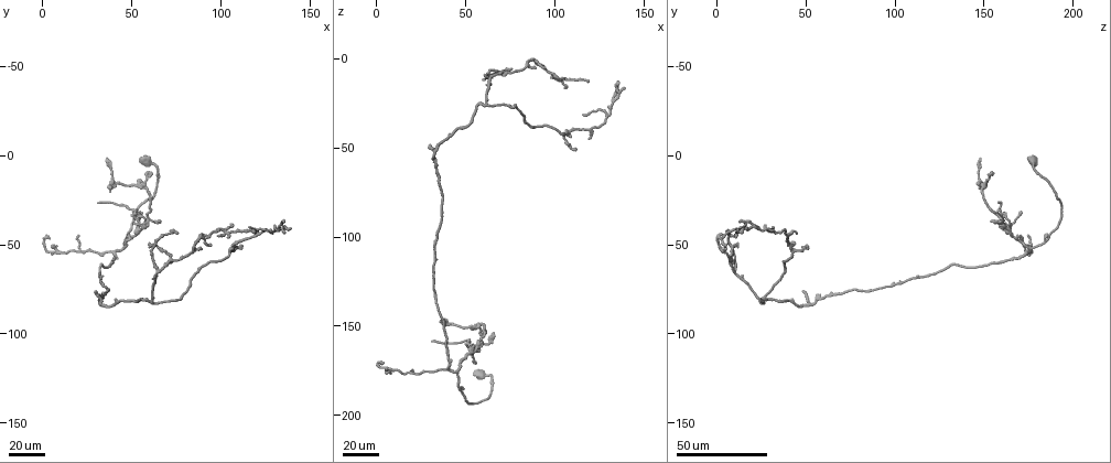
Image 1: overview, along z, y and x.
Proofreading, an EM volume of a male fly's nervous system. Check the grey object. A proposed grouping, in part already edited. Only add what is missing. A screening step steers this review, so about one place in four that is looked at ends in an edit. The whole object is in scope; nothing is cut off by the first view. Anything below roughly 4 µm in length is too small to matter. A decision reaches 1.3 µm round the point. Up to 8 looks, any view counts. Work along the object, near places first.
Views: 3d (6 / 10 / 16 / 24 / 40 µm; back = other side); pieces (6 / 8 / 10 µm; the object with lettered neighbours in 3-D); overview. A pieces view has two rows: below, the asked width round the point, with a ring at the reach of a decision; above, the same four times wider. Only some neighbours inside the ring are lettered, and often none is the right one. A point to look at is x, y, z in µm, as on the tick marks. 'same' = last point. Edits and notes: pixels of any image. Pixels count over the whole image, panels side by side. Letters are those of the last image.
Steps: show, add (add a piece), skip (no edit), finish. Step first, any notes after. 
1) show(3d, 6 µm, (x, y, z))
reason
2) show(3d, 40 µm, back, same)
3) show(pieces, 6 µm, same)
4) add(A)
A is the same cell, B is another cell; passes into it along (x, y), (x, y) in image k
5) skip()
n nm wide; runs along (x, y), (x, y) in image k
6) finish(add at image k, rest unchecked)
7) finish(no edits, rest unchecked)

show(3d, 24 µm, (54, 31, 171))
free end

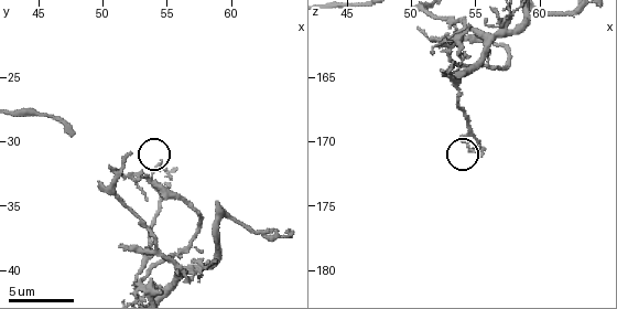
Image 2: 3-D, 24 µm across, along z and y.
show(pieces, 6 µm, (54.6, 31.4, 170.6))
see the neighbours

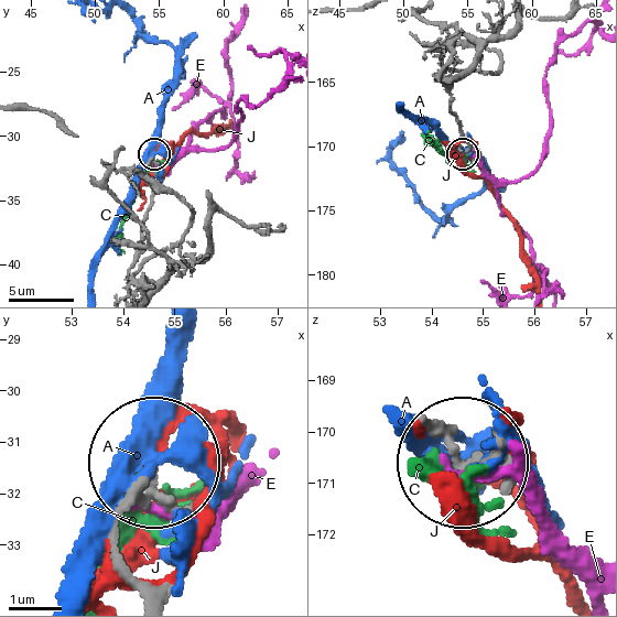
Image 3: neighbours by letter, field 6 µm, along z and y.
skip()
110 nm wide; A, C, E and J are other cells; none of them fits

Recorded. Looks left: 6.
show(3d, 24 µm, (32, 28, 159))
end of a long branch

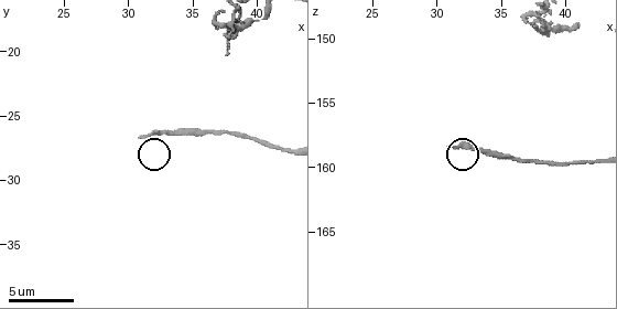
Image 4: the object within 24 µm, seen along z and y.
show(pieces, 8 µm, (31.0, 26.6, 158.4))

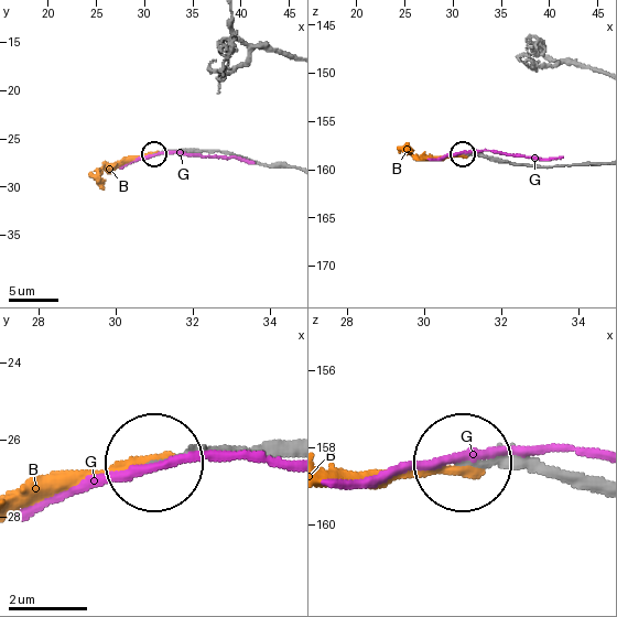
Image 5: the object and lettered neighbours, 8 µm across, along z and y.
skip()
B and G are other cells; runs along (597, 164), (531, 166), (463, 154) in image 5; none of them fits

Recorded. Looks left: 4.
show(3d, 40 µm, (119, 43, 44))
tapers out

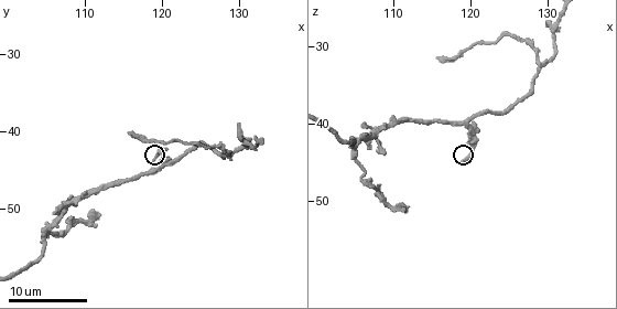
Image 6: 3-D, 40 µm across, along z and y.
show(pieces, 8 µm, (119.5, 43.5, 45.0))

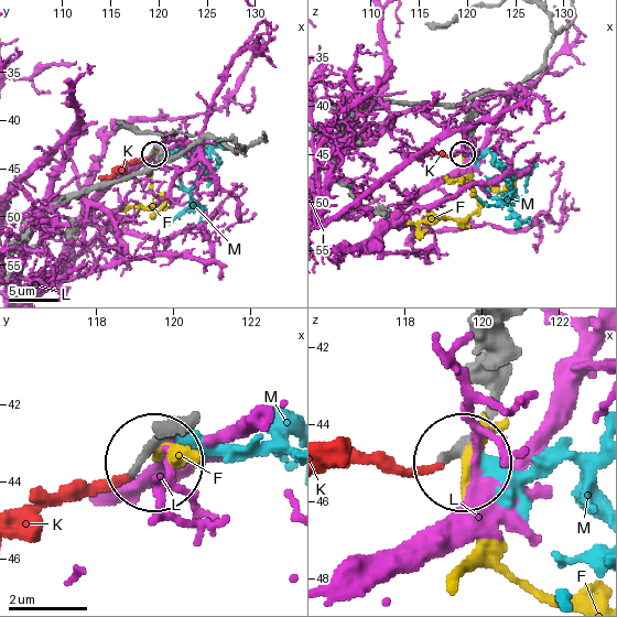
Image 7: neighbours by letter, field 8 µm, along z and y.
add(K)
K is the same cell, F, L and M are other cells; it goes on there

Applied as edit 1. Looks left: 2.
finish(add at image 7, rest unchecked)

